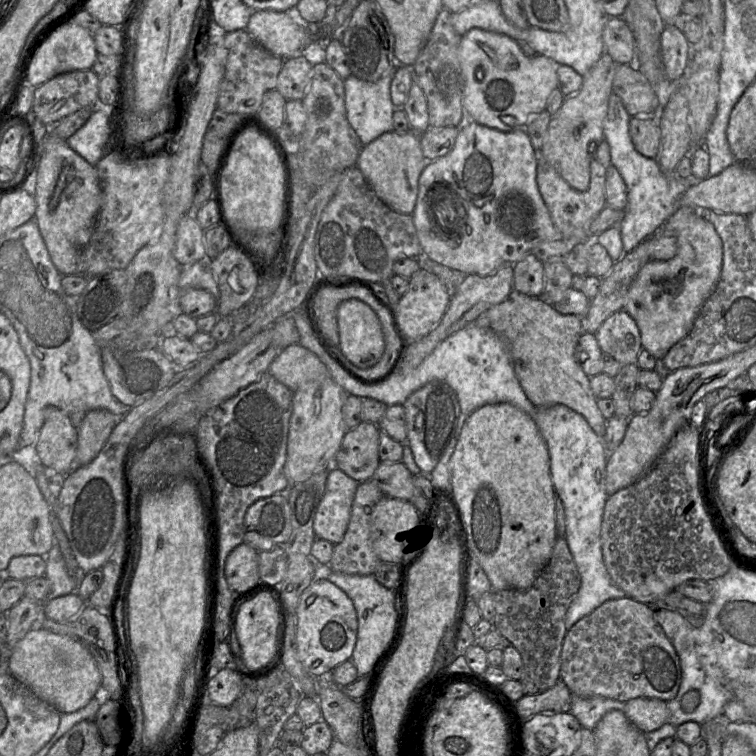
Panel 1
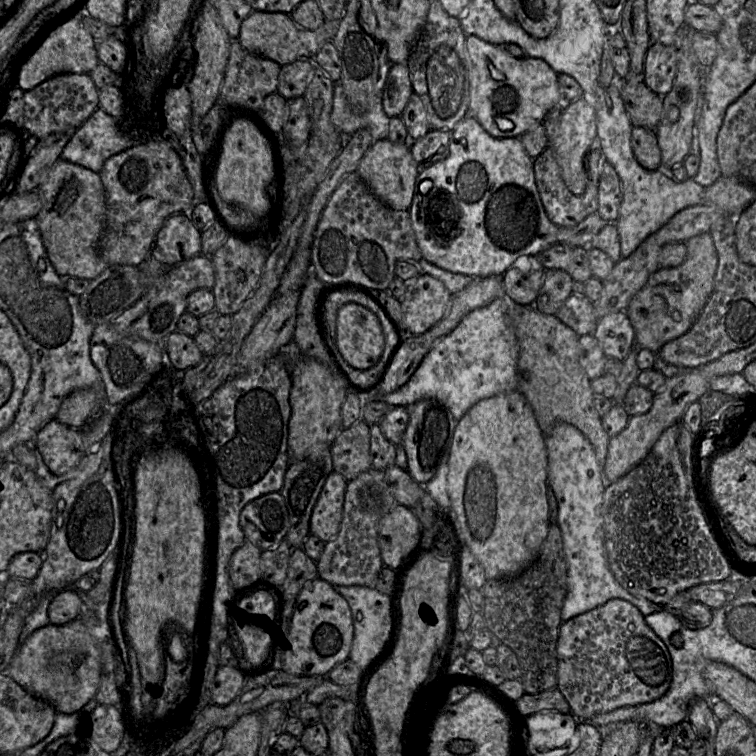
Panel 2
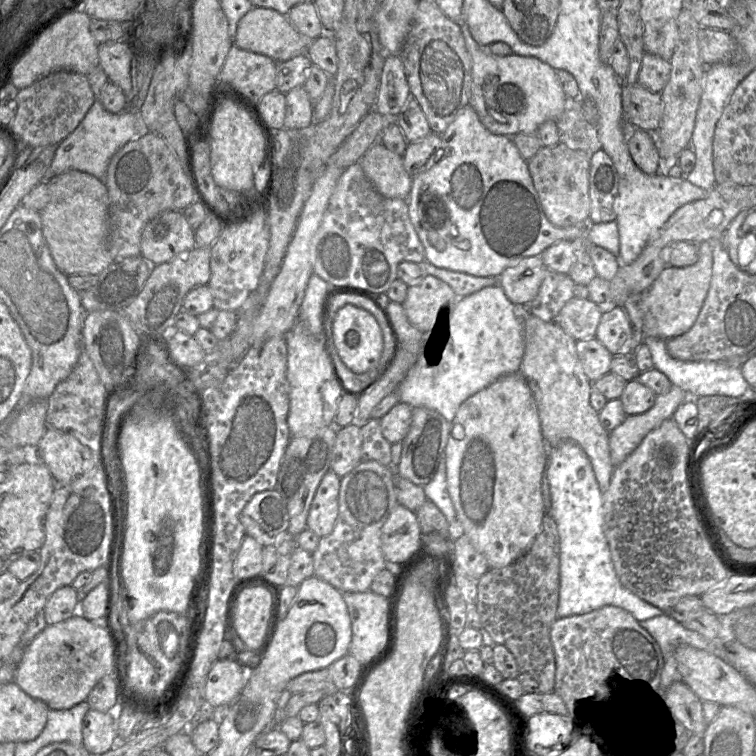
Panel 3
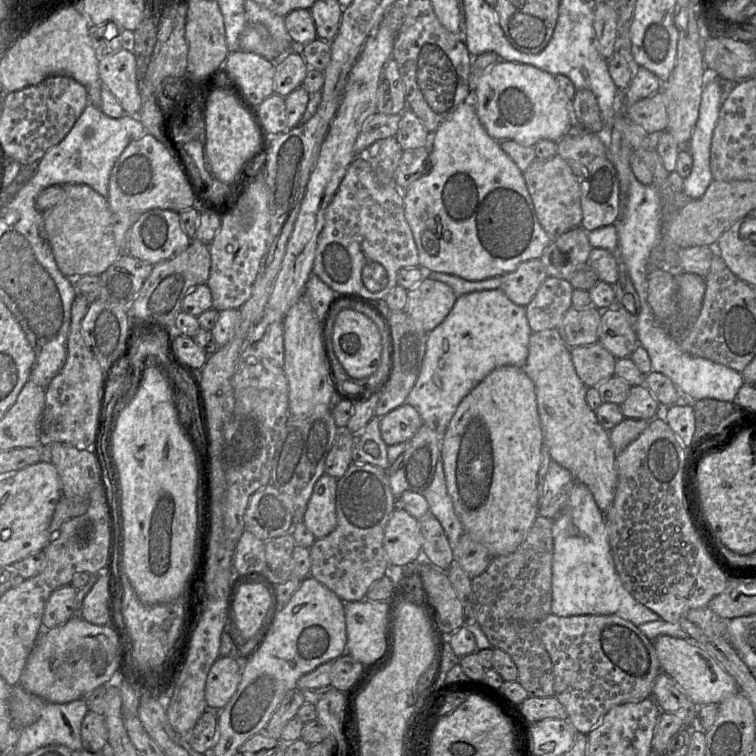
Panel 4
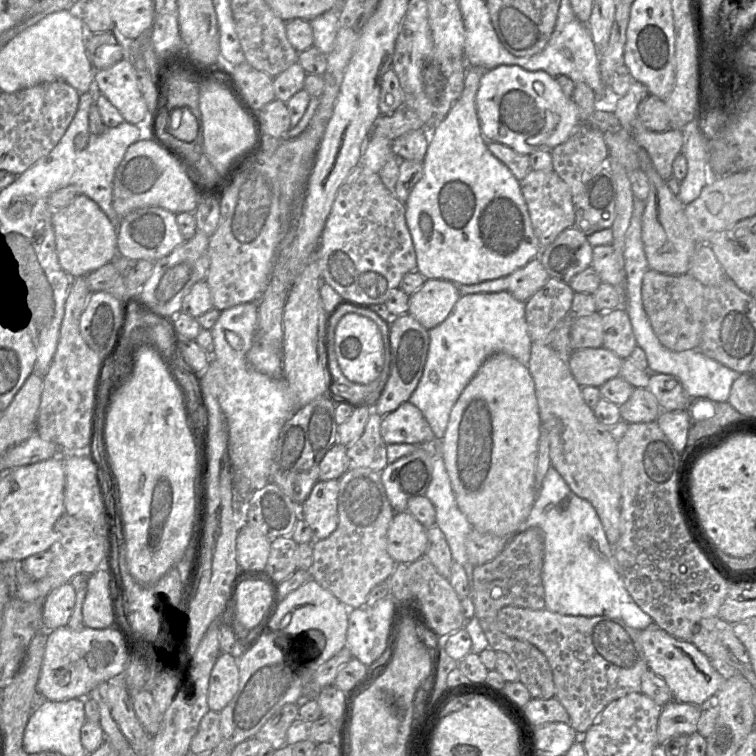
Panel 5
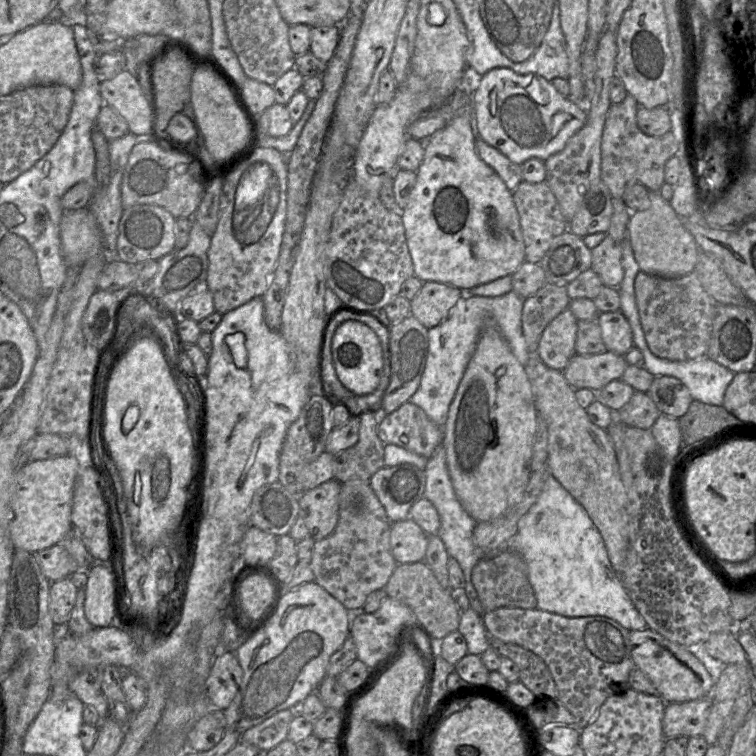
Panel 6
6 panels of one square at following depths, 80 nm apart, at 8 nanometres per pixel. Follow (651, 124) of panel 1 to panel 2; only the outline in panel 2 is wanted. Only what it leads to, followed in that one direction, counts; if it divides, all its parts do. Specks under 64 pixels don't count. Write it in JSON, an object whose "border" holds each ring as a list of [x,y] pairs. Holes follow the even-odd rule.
{"border":[[[633,126],[631,146],[638,163],[645,169],[655,171],[661,166],[661,150],[655,128]]]}

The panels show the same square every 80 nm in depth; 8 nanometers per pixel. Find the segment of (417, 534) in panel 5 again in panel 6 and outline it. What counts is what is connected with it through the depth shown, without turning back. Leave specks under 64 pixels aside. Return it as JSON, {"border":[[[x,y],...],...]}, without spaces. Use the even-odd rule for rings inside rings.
{"border":[[[411,517],[392,523],[390,547],[397,564],[424,561],[428,543],[429,536]]]}

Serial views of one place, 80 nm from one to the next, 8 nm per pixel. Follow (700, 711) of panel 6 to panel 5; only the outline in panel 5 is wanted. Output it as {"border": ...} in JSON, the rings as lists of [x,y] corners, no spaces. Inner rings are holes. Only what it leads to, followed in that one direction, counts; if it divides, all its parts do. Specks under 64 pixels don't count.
{"border":[[[671,701],[664,705],[658,720],[658,745],[662,746],[674,736],[697,732],[701,712],[702,707],[690,703]]]}

